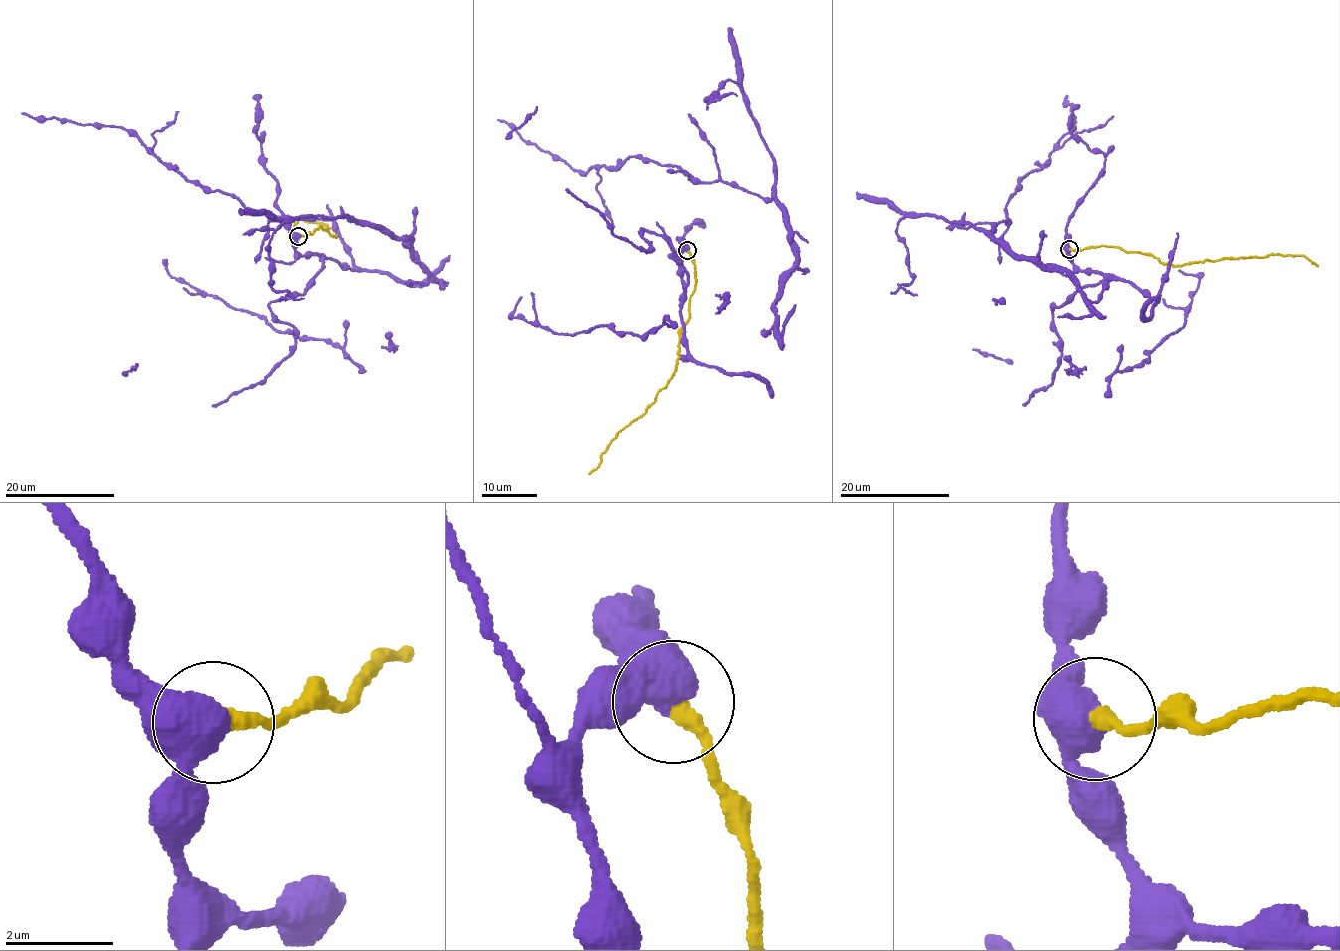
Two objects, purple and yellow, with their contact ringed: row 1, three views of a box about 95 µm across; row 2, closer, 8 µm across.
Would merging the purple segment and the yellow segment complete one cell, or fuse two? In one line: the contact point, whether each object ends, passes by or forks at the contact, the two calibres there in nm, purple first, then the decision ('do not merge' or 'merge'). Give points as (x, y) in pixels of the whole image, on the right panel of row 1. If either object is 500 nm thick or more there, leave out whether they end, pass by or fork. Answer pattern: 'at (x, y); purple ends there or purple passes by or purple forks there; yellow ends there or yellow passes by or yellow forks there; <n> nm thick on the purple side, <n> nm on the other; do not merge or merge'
at (1069, 249); purple passes by; yellow ends there; 480 nm thick on the purple side, 320 nm on the other; do not merge

